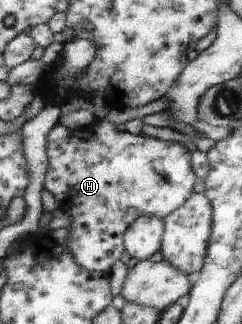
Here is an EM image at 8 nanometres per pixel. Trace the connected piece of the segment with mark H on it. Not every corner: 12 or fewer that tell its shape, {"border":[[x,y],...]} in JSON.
{"border":[[101,120],[48,136],[65,244],[108,273],[198,181],[183,144]]}

